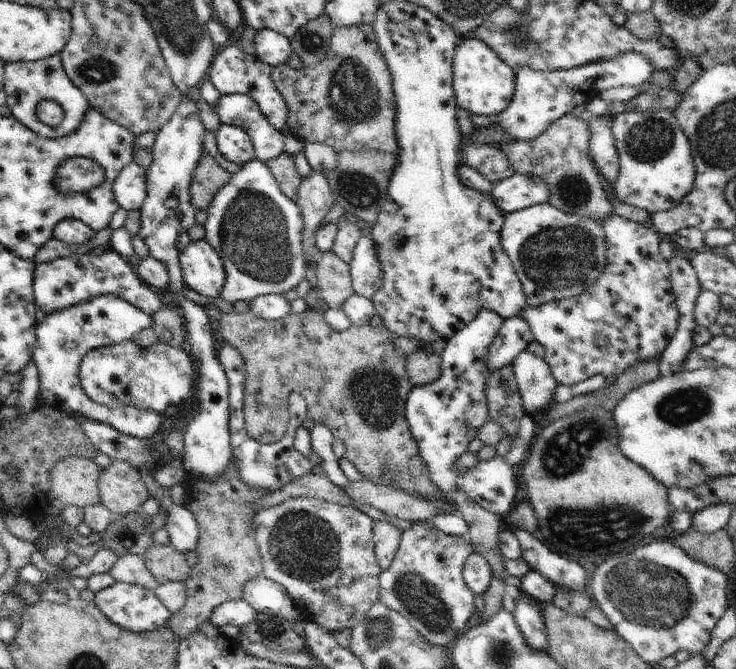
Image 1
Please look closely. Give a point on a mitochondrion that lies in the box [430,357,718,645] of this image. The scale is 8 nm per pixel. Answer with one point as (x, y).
(648, 594)

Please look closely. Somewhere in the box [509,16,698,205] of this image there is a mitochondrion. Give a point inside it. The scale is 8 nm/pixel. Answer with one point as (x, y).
(651, 139)

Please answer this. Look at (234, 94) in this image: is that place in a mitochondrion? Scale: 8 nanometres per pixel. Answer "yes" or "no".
no

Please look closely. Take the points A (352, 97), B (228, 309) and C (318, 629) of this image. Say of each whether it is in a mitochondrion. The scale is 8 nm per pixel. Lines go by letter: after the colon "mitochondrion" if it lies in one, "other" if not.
A: mitochondrion
B: other
C: other

